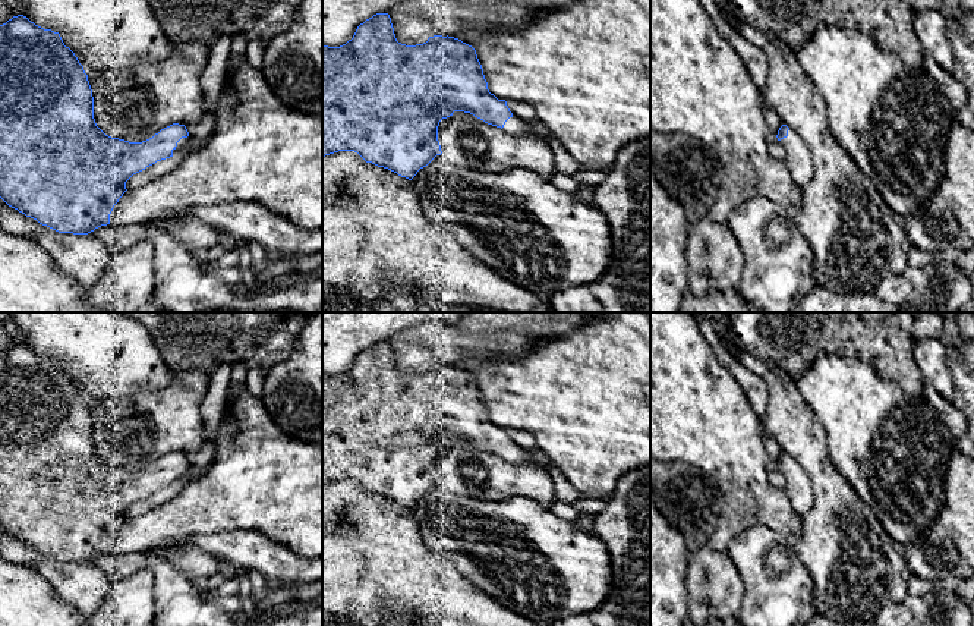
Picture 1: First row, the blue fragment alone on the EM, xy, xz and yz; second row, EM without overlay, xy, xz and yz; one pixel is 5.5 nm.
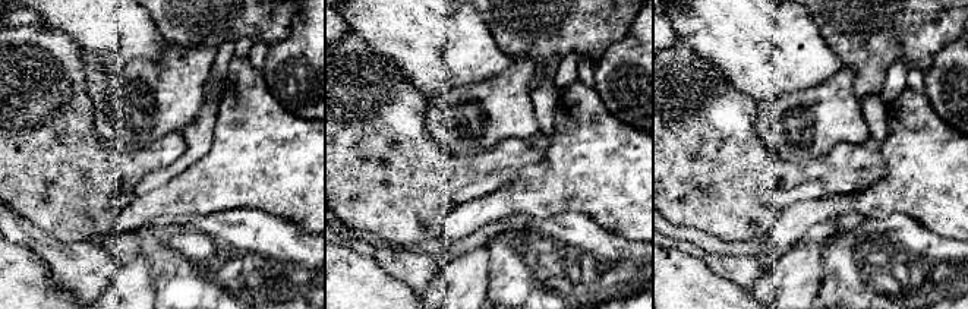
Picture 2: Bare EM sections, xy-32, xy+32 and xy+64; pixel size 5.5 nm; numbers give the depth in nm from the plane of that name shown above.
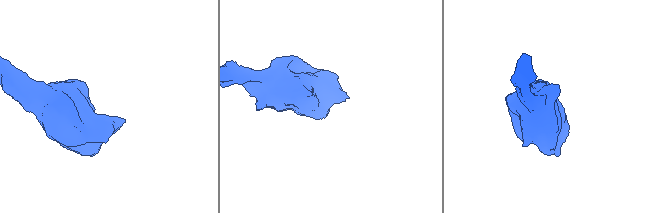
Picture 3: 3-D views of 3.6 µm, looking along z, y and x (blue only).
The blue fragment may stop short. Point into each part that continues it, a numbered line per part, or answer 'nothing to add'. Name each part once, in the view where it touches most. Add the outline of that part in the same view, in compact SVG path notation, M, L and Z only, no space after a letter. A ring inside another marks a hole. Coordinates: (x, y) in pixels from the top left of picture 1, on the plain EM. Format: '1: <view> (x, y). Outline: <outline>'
1: xy (182, 472). Outline: M189 465L187 466L182 466L179 471L177 471L177 475L173 478L173 484L176 484L177 481L182 481L183 485L187 484L187 482L192 482L193 479L199 478L202 474L196 475L193 479L189 479L186 475L187 475L187 471L189 471Z

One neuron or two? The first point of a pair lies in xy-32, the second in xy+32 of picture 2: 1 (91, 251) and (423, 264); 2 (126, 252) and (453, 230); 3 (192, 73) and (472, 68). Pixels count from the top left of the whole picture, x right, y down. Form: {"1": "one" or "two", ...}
{"1": "one", "2": "two", "3": "two"}

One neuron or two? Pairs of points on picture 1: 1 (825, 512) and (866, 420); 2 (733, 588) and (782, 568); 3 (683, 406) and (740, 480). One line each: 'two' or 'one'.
1: two
2: two
3: one

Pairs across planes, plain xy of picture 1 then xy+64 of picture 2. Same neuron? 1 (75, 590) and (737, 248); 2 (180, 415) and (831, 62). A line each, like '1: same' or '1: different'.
1: different
2: different

